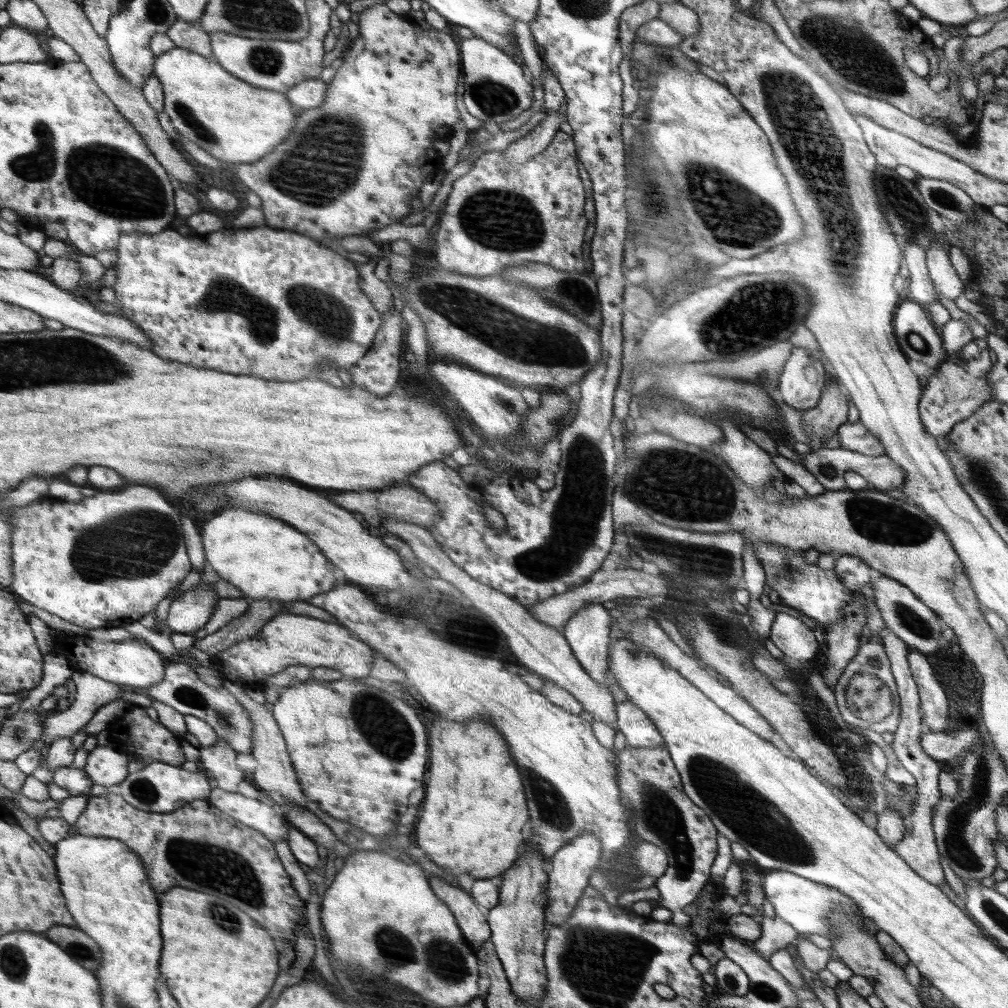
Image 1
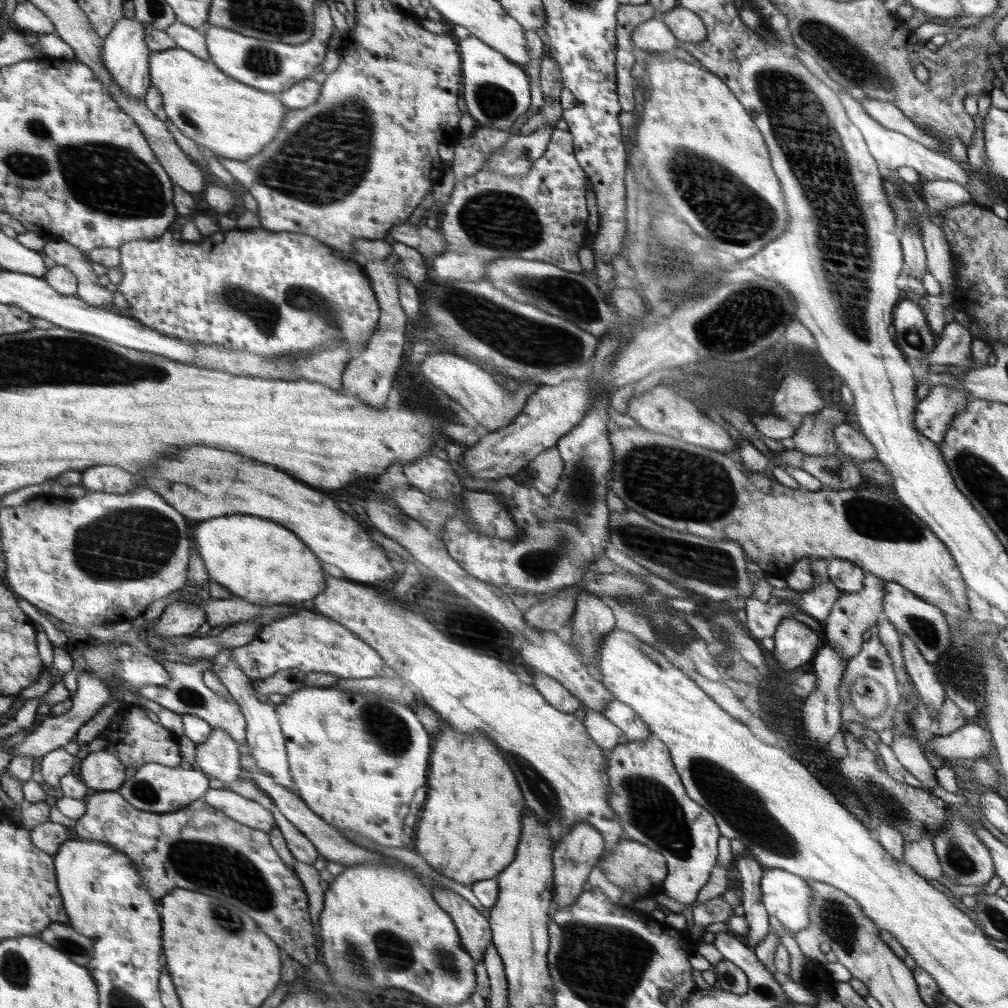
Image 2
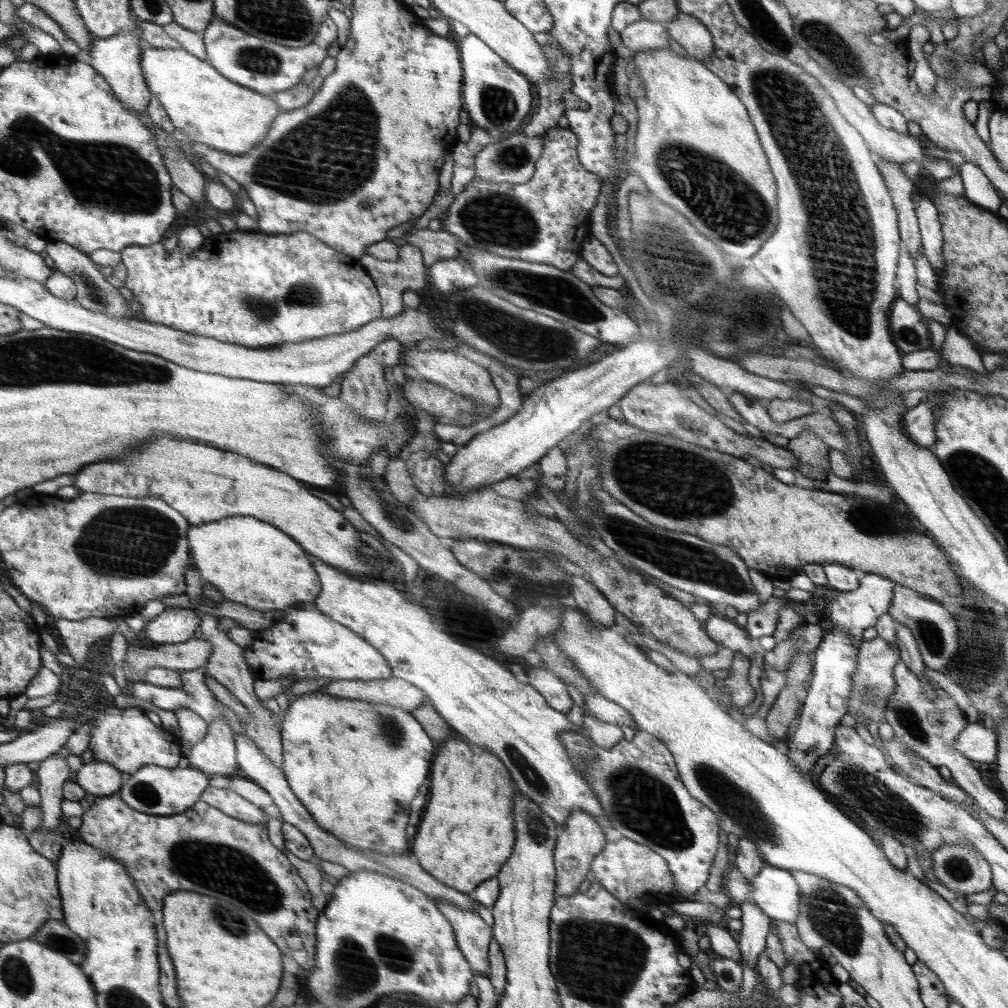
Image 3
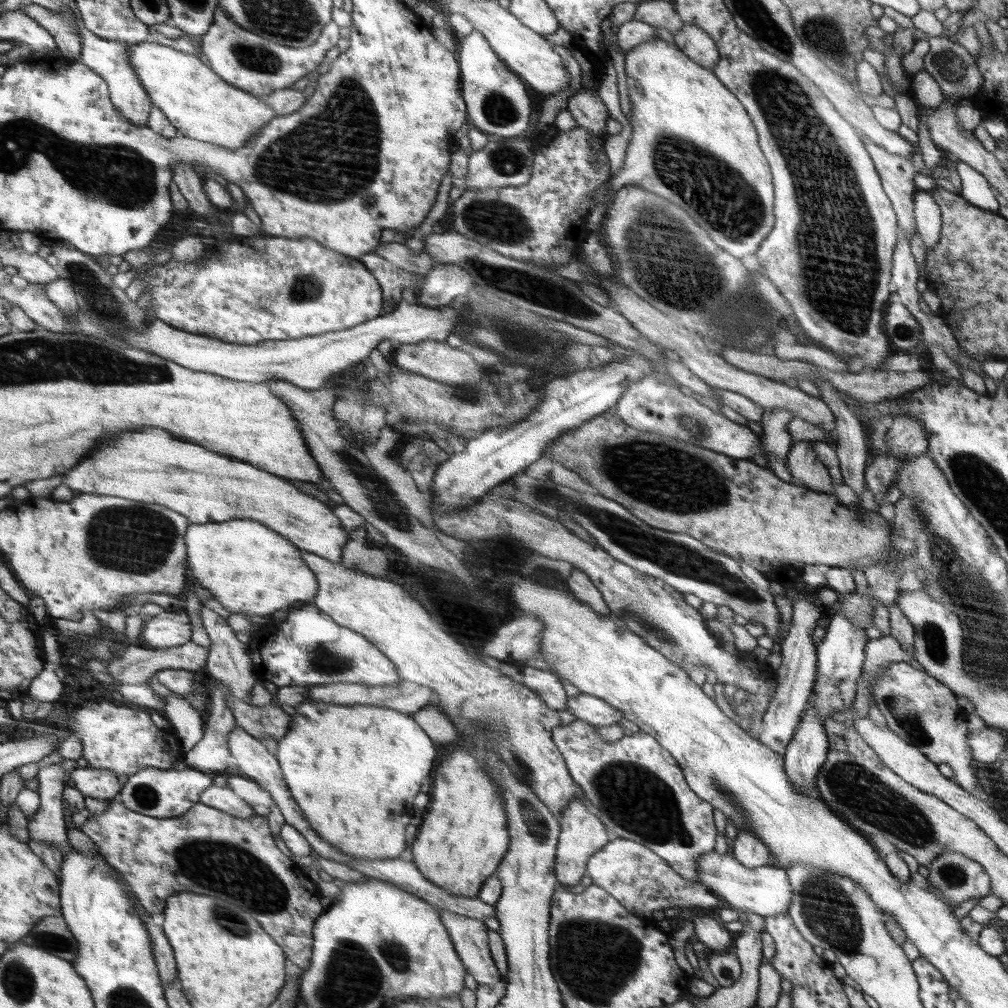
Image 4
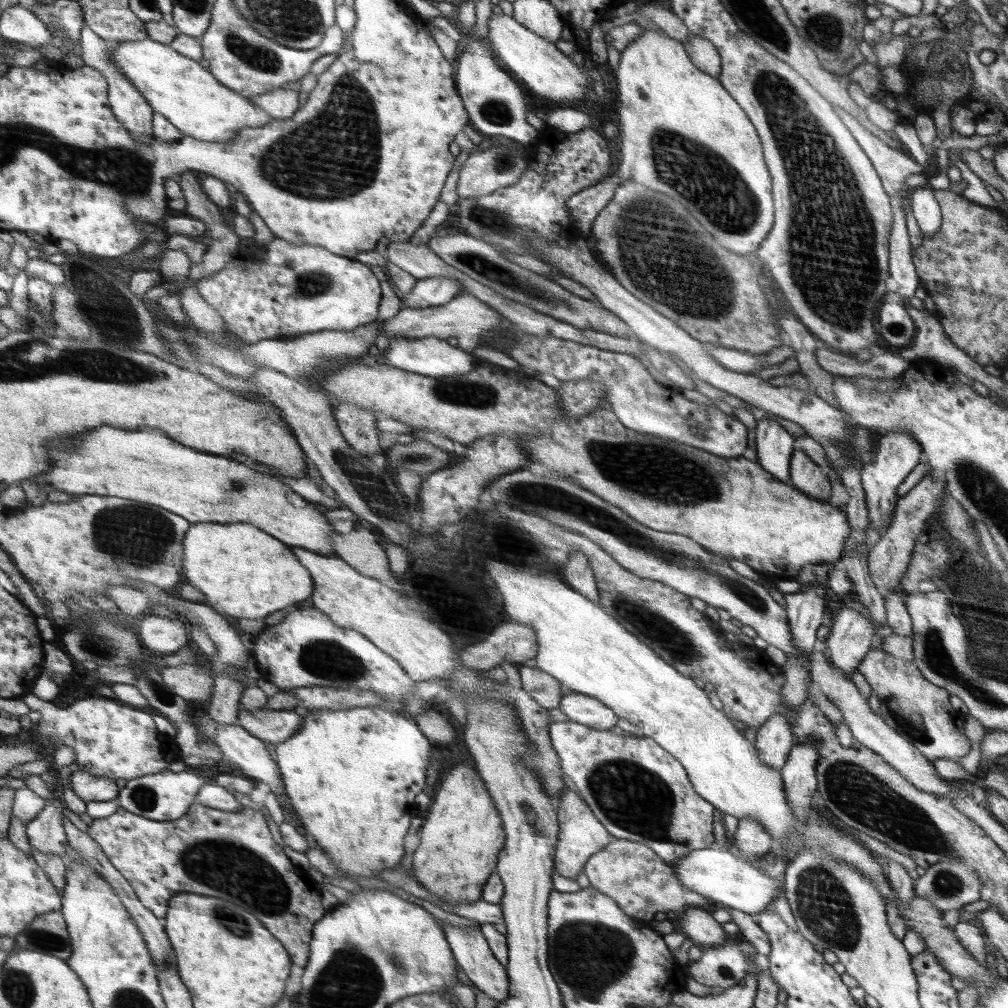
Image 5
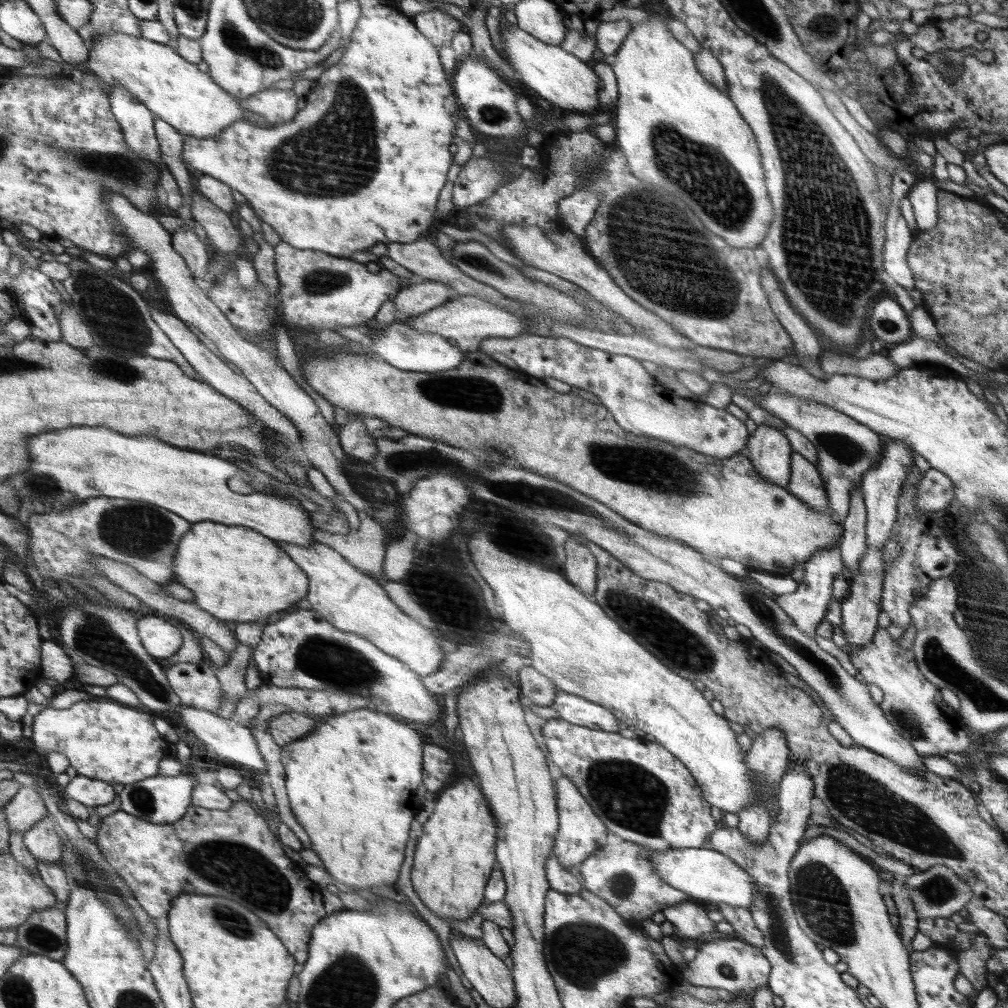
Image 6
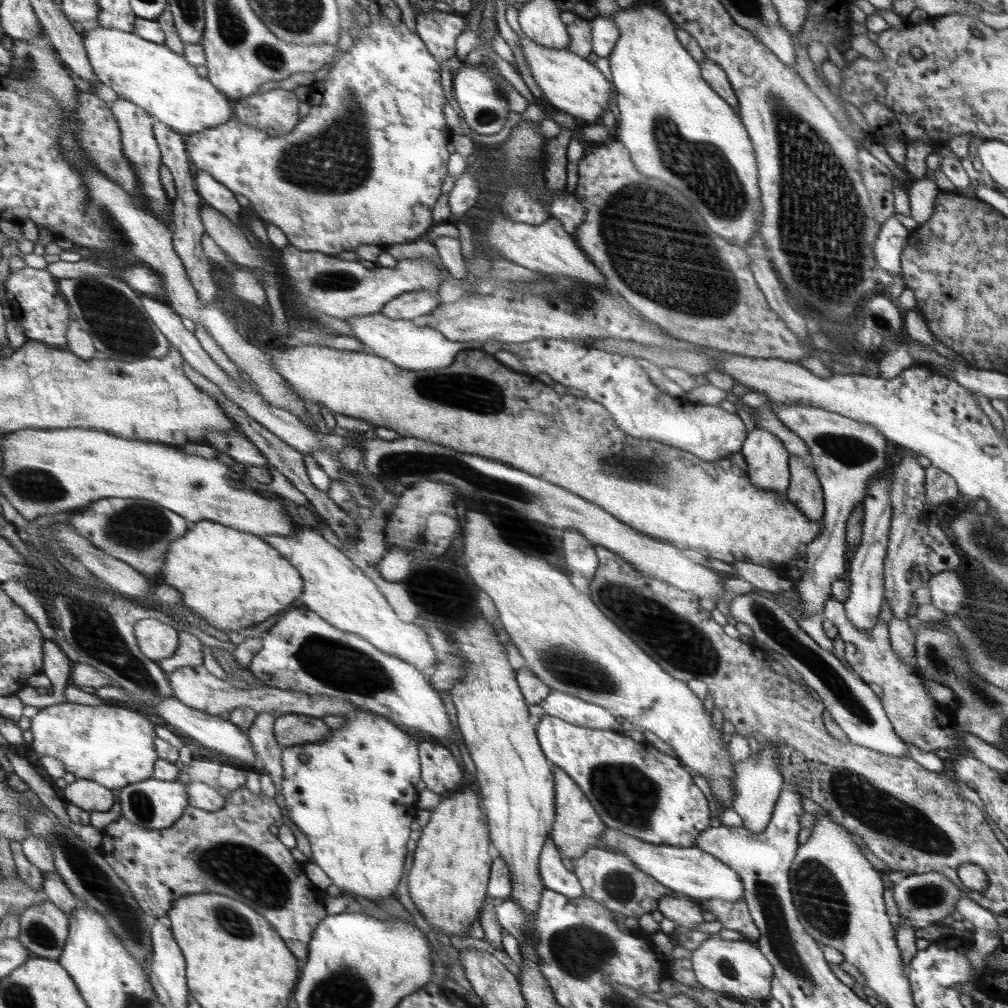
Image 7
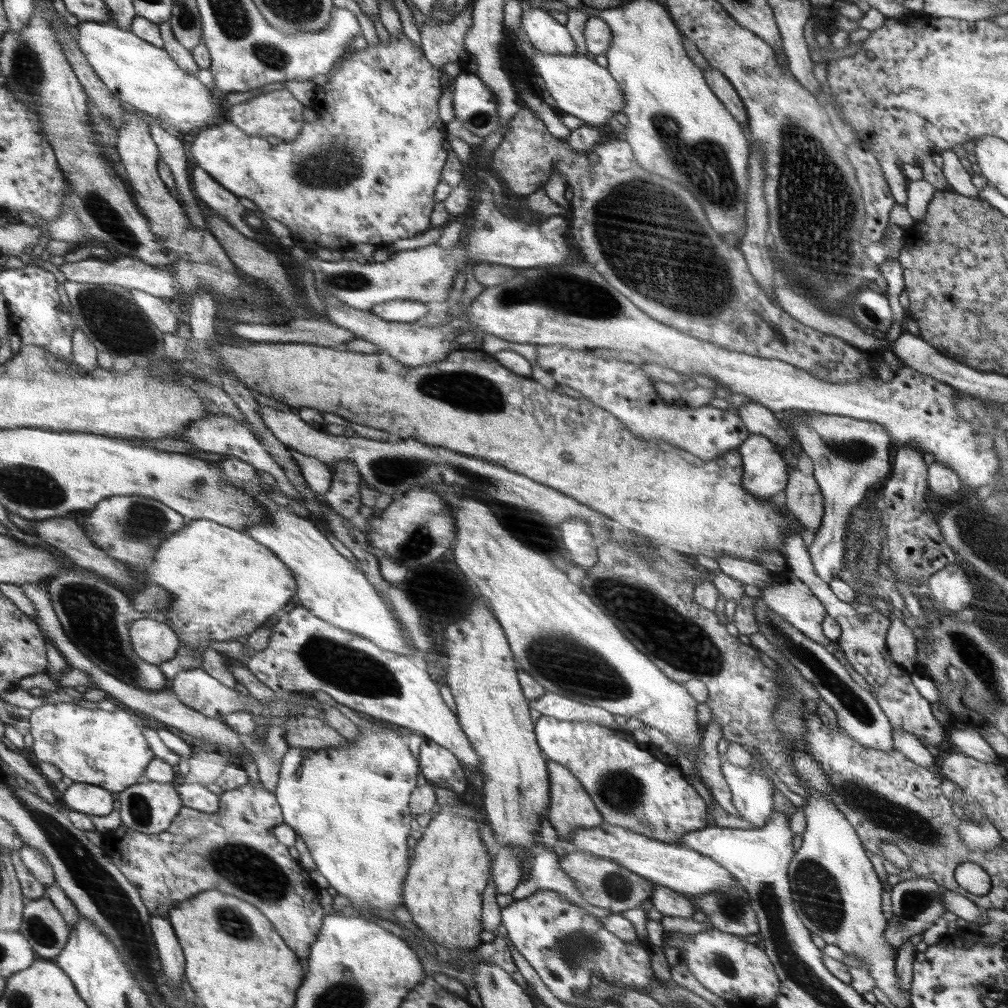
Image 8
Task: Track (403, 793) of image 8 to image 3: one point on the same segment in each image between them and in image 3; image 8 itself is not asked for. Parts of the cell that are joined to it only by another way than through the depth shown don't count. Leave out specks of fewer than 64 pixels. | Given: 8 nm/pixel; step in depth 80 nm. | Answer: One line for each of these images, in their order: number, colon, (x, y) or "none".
3: (356, 767)
4: (354, 770)
5: (352, 776)
6: (351, 783)
7: (352, 795)

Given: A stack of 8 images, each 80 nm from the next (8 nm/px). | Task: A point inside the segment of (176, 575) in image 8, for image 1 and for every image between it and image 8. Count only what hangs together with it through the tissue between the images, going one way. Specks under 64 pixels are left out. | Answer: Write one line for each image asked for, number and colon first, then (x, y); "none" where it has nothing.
1: (262, 555)
2: (257, 560)
3: (251, 562)
4: (250, 569)
5: (244, 572)
6: (237, 574)
7: (233, 579)

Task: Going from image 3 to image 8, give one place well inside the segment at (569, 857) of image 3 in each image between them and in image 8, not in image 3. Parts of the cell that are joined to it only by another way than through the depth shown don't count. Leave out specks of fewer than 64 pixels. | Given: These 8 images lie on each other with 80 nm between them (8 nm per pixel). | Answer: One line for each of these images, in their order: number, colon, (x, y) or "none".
4: (582, 835)
5: (582, 835)
6: (582, 832)
7: (578, 827)
8: (571, 808)

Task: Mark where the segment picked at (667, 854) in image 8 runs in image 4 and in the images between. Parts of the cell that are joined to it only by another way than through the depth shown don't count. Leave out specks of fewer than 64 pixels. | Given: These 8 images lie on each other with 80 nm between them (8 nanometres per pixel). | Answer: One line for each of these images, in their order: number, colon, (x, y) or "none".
4: (766, 890)
5: (715, 873)
6: (703, 873)
7: (691, 871)

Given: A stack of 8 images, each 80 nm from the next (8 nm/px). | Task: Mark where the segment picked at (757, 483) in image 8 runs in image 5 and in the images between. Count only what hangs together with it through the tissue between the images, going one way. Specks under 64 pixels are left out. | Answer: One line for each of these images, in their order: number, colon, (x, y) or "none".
5: (774, 444)
6: (770, 451)
7: (768, 461)

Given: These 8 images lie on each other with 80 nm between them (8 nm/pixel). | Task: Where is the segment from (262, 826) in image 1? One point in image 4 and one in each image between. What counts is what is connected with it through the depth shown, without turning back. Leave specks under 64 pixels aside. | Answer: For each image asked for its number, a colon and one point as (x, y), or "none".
2: (246, 811)
3: (234, 805)
4: (223, 799)

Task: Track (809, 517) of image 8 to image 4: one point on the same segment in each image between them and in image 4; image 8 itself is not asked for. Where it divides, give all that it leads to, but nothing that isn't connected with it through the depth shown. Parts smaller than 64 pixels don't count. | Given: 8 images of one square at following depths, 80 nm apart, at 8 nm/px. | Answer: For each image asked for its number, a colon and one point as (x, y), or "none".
4: (804, 466)
5: (809, 477)
6: (805, 482)
7: (804, 490)

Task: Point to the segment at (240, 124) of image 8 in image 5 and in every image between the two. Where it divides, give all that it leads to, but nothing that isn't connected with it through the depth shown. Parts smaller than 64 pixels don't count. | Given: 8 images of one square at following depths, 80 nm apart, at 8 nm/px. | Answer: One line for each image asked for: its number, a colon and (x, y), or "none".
5: (280, 104)
6: (275, 106)
7: (277, 110)

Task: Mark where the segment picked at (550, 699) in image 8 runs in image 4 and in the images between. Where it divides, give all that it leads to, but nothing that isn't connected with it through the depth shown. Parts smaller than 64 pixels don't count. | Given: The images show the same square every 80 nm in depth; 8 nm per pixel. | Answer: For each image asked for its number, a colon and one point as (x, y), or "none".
4: (592, 709)
5: (580, 708)
6: (571, 707)
7: (565, 706)

